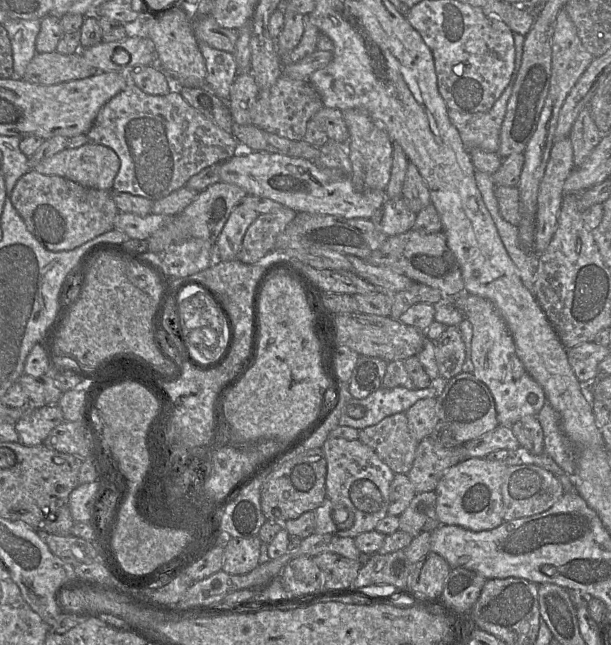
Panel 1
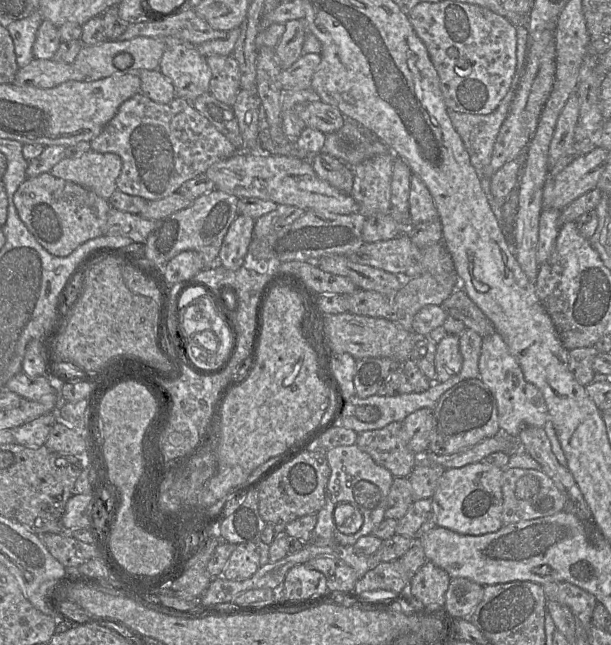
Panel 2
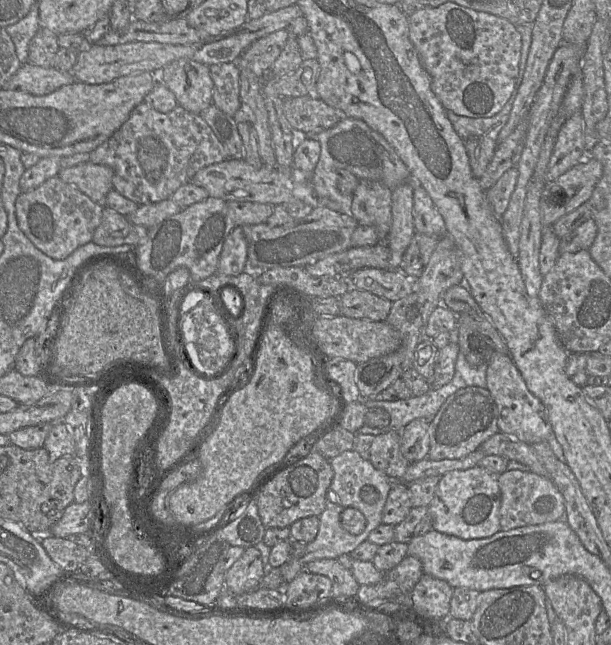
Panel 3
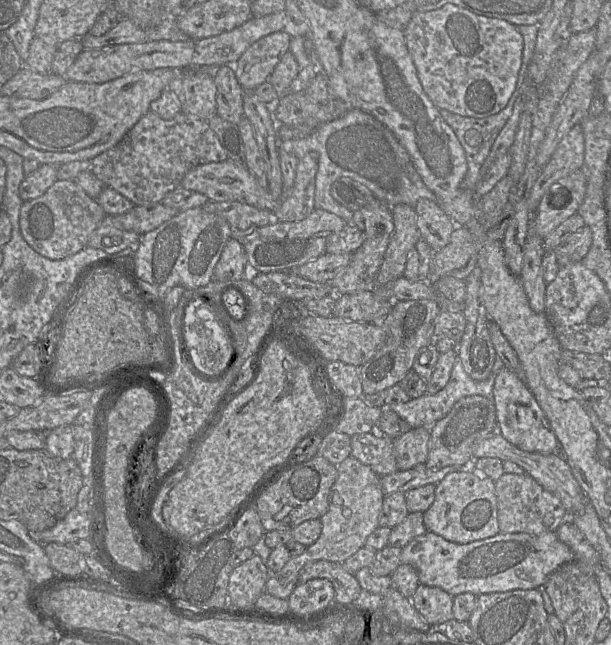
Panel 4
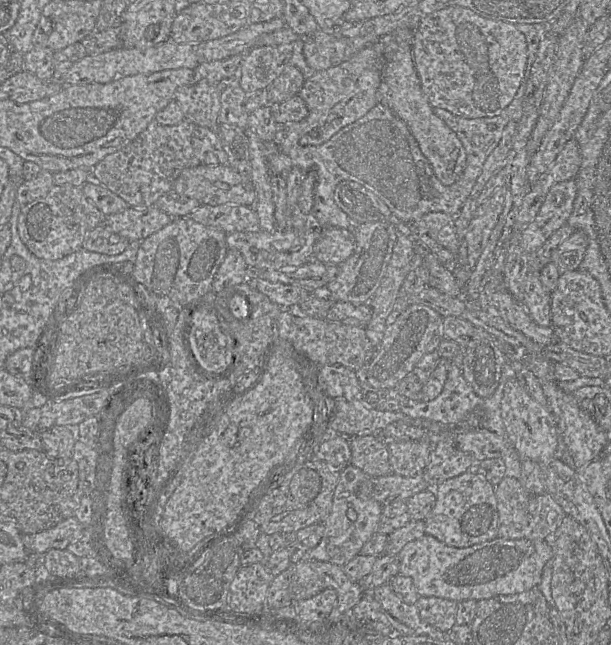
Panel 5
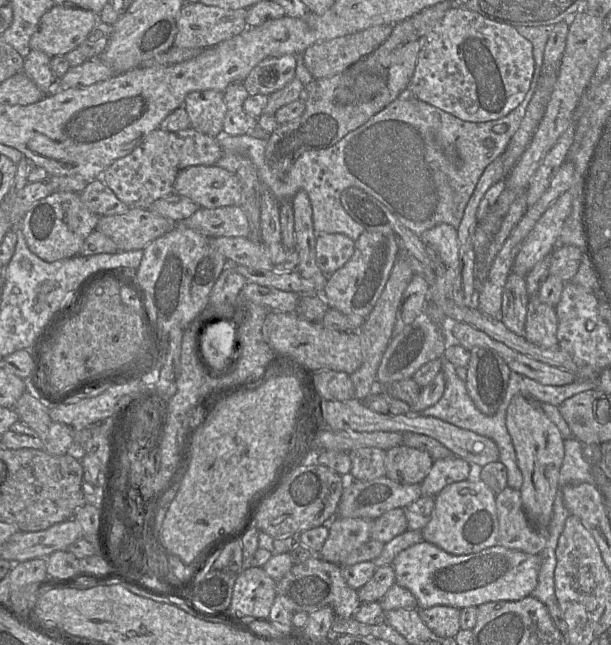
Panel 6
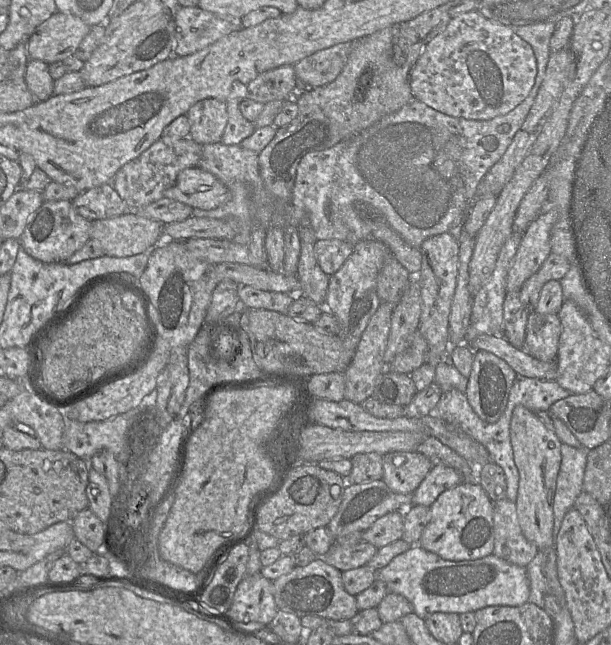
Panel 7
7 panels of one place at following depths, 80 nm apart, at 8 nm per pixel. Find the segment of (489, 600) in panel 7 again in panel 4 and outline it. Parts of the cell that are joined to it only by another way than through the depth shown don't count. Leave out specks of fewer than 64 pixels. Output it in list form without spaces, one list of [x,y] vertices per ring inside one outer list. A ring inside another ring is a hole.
[[[427,531],[402,548],[400,564],[413,566],[420,584],[439,587],[452,596],[467,592],[478,596],[537,588],[544,585],[554,571],[573,558],[571,549],[553,531],[539,535],[523,532],[499,533],[467,544],[454,543]]]

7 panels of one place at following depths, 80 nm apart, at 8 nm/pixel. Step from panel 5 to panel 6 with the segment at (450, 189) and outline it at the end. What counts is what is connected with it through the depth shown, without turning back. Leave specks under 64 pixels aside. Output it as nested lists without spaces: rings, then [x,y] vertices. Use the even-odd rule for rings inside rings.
[[[517,26],[515,27],[518,33],[529,40],[532,44],[533,49],[533,58],[535,60],[535,74],[533,77],[533,81],[531,84],[531,87],[523,99],[523,101],[510,113],[508,113],[506,116],[496,119],[496,120],[490,120],[486,122],[469,122],[459,119],[458,117],[455,117],[454,115],[447,113],[439,108],[436,108],[435,106],[432,106],[430,104],[427,104],[425,102],[422,102],[418,100],[415,97],[410,96],[399,96],[397,99],[389,103],[387,106],[385,106],[382,110],[374,114],[368,121],[366,121],[363,125],[358,127],[357,129],[349,132],[347,135],[345,135],[339,142],[337,142],[335,145],[323,148],[323,149],[316,149],[316,150],[309,150],[304,152],[290,167],[290,169],[284,174],[284,176],[278,176],[268,165],[266,159],[265,159],[265,148],[266,148],[266,137],[265,137],[265,145],[253,145],[249,148],[249,156],[251,160],[253,161],[253,164],[257,166],[257,174],[260,180],[262,180],[263,183],[265,183],[269,188],[270,191],[273,193],[275,198],[279,202],[288,202],[291,201],[293,196],[301,191],[304,190],[309,197],[311,207],[312,207],[312,220],[314,229],[317,234],[331,234],[331,233],[342,233],[351,238],[352,240],[356,241],[357,238],[364,232],[364,227],[353,220],[350,215],[344,210],[340,195],[341,193],[349,188],[349,187],[357,187],[367,194],[374,197],[377,201],[379,201],[382,205],[384,205],[396,218],[397,220],[403,224],[406,228],[411,230],[414,234],[416,234],[418,237],[420,235],[439,225],[442,223],[449,224],[453,226],[455,229],[460,225],[461,220],[464,215],[465,207],[473,194],[475,187],[483,174],[485,168],[492,163],[497,158],[501,157],[504,151],[506,150],[509,142],[511,141],[512,136],[516,132],[516,130],[519,128],[519,126],[522,123],[522,120],[525,116],[526,110],[528,108],[529,103],[531,102],[533,95],[536,92],[537,85],[539,78],[541,76],[541,70],[543,65],[543,56],[544,56],[544,49],[546,46],[546,43],[549,38],[549,34],[551,31],[552,26]]]

